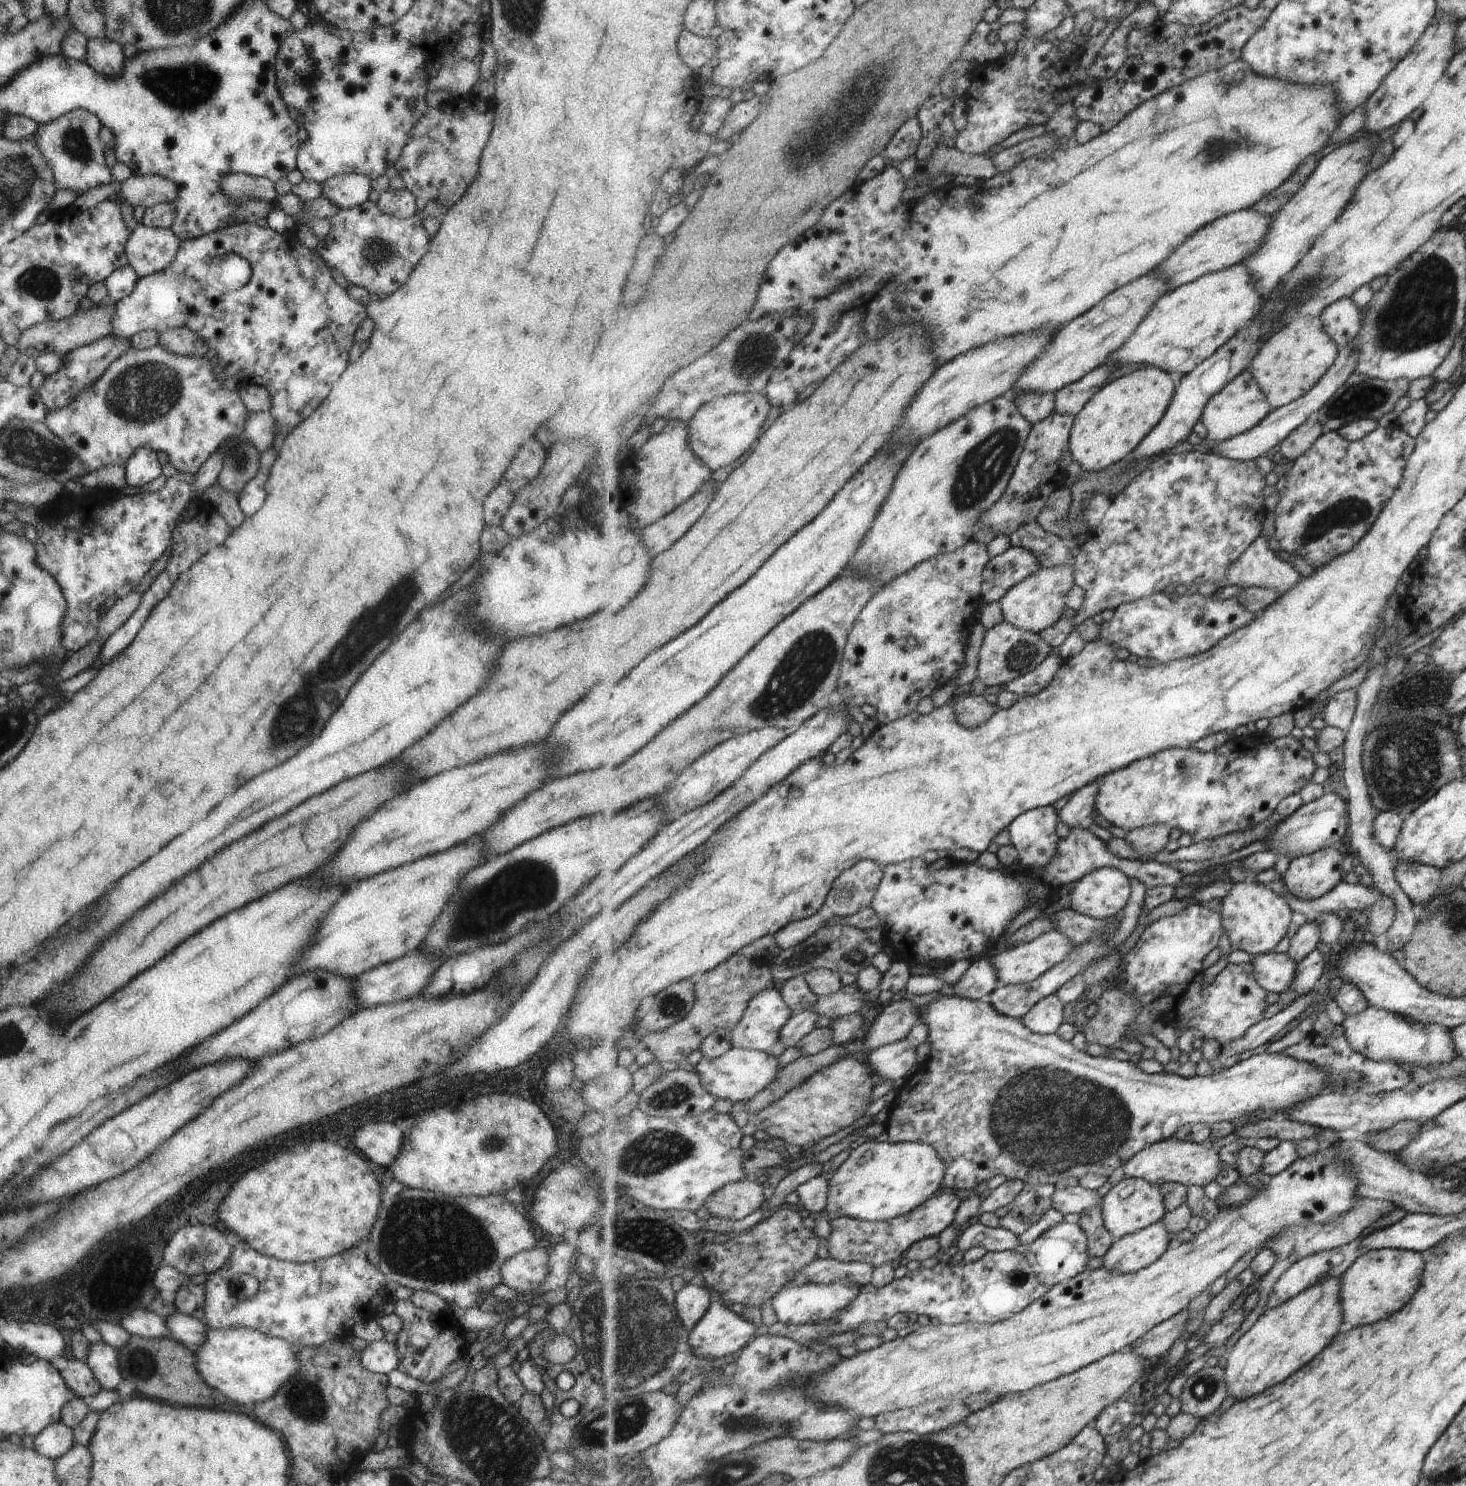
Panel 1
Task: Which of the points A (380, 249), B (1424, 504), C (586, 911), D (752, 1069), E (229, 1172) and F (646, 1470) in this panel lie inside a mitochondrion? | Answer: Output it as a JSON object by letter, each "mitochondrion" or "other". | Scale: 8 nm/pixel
{"A":"mitochondrion","B":"other","C":"other","D":"other","E":"other","F":"other"}

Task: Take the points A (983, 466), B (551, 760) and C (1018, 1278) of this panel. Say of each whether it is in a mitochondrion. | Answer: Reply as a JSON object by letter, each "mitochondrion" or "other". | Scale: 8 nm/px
{"A":"mitochondrion","B":"other","C":"mitochondrion"}

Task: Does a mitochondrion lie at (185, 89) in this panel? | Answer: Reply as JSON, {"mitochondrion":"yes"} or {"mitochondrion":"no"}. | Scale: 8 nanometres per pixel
{"mitochondrion":"yes"}

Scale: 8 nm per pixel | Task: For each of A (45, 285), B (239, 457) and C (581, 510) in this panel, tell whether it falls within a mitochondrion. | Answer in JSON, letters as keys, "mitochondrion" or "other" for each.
{"A":"mitochondrion","B":"mitochondrion","C":"other"}

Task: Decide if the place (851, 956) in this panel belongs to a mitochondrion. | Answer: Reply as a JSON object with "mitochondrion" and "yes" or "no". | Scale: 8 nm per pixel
{"mitochondrion":"yes"}

